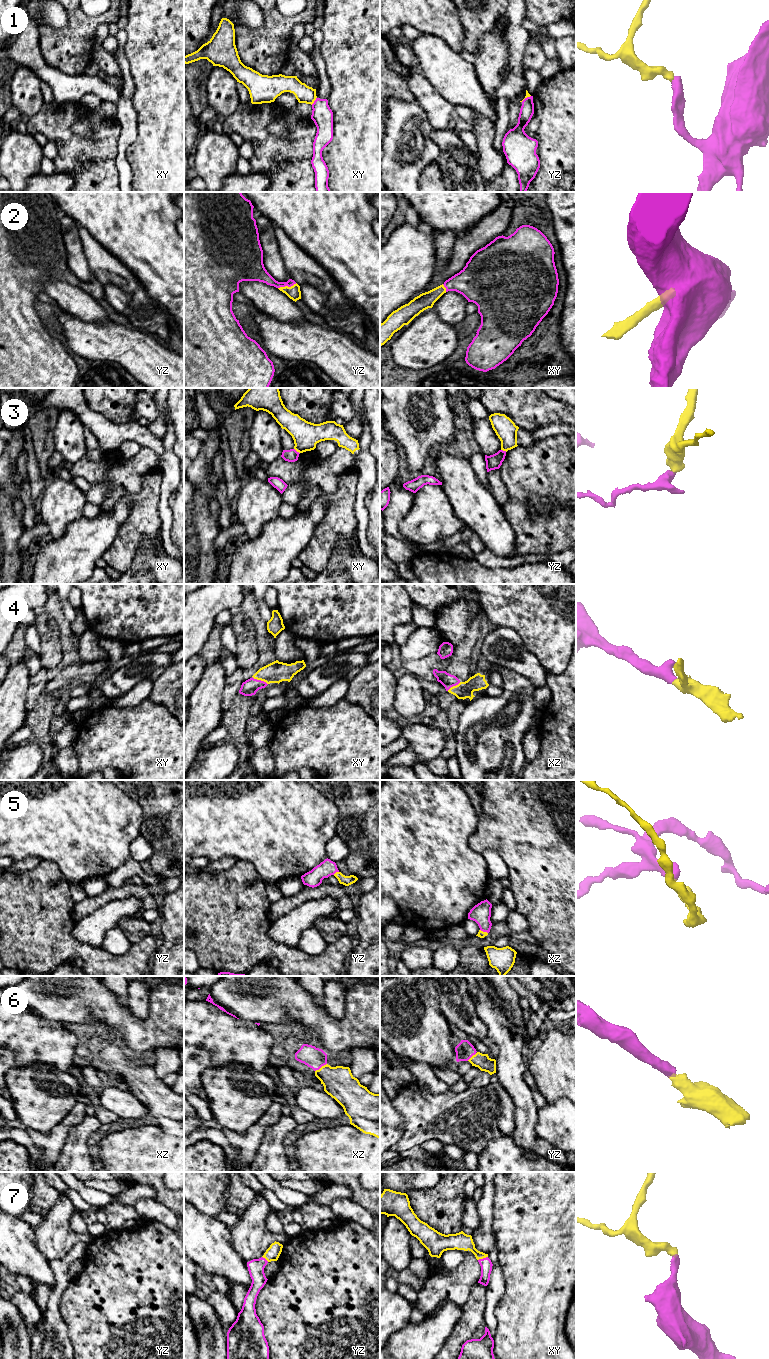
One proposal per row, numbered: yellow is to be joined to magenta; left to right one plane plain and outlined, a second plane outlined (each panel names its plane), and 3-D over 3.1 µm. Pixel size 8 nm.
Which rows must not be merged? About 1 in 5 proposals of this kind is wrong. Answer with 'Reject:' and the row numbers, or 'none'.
Reject: 1, 3

